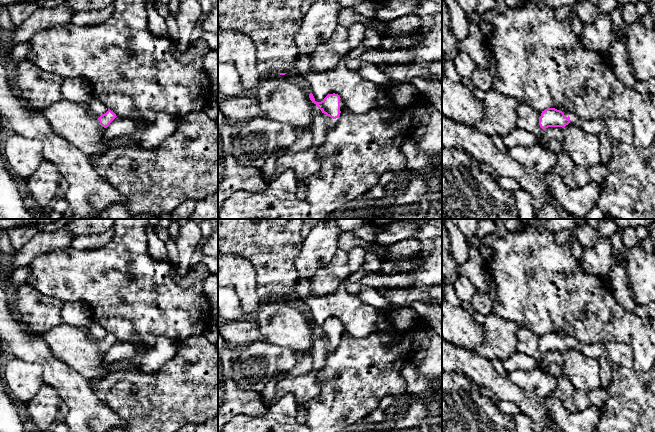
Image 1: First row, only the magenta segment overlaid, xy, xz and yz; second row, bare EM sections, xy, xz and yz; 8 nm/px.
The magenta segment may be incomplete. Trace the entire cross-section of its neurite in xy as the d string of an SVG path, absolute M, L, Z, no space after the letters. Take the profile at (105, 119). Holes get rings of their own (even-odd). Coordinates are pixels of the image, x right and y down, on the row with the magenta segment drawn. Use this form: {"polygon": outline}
{"polygon": "M88 109L88 112L90 113L91 116L94 118L97 118L100 122L100 124L106 128L109 126L109 124L117 117L115 112L113 110L108 109L107 112L105 112L102 115L98 115L94 111Z"}

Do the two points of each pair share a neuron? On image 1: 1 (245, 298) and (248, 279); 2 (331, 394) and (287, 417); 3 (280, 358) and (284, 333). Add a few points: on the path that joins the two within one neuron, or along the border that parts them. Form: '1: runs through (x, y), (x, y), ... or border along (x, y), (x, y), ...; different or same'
1: runs through (246, 293), (246, 284); same
2: border along (298, 406), (297, 421); different
3: border along (267, 340), (293, 349), (300, 354); different

